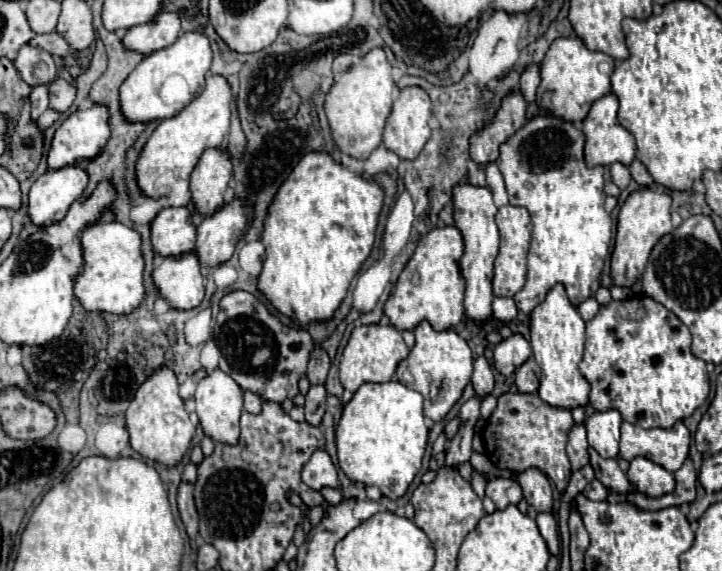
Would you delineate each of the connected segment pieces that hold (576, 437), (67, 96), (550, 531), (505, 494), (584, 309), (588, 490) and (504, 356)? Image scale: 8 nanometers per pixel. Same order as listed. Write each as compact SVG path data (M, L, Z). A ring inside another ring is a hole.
M574 424L568 434L568 444L566 452L572 464L572 470L580 470L582 466L588 464L588 442L586 442L586 428L582 424Z
M58 78L58 80L48 84L48 96L50 96L48 108L62 114L62 112L66 112L72 106L74 96L76 96L76 88L70 82Z
M538 512L536 514L536 524L540 528L542 538L546 540L550 554L560 554L558 552L558 522L552 512Z
M492 478L486 484L486 496L490 496L498 510L506 508L508 504L518 504L522 500L522 488L516 480L506 478Z
M586 298L584 302L580 302L580 306L578 306L578 312L580 312L580 316L584 318L584 320L592 320L596 314L598 314L598 302L594 300L594 298Z
M592 480L592 482L582 490L582 494L584 494L586 498L590 498L590 500L606 500L606 488L604 488L604 484L598 482L598 480Z
M512 334L494 348L494 366L500 374L510 376L514 370L532 356L532 346L522 334Z

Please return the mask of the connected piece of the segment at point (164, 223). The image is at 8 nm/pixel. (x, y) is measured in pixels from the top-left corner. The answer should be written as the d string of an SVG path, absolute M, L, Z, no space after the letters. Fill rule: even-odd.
M162 208L150 224L152 250L158 256L180 256L194 250L196 228L188 208Z

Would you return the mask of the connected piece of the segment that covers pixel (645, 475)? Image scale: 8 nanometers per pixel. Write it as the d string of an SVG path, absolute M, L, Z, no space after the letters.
M634 458L630 462L628 480L638 492L642 492L650 498L670 494L674 490L674 484L676 484L672 472L668 472L660 464L654 464L648 458Z

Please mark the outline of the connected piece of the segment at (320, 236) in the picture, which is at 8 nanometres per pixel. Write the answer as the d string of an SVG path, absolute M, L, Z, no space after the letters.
M310 152L302 156L302 160L292 168L288 178L278 188L264 218L260 240L266 248L266 260L262 274L258 276L258 288L262 294L274 304L276 310L300 324L330 320L344 300L350 280L356 276L372 250L382 206L384 190L372 178L366 178L360 172L350 172L328 152Z

